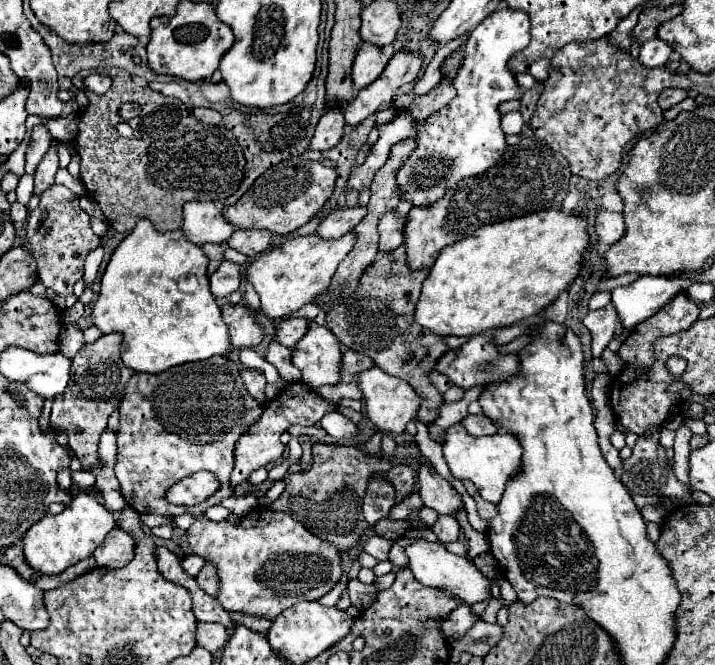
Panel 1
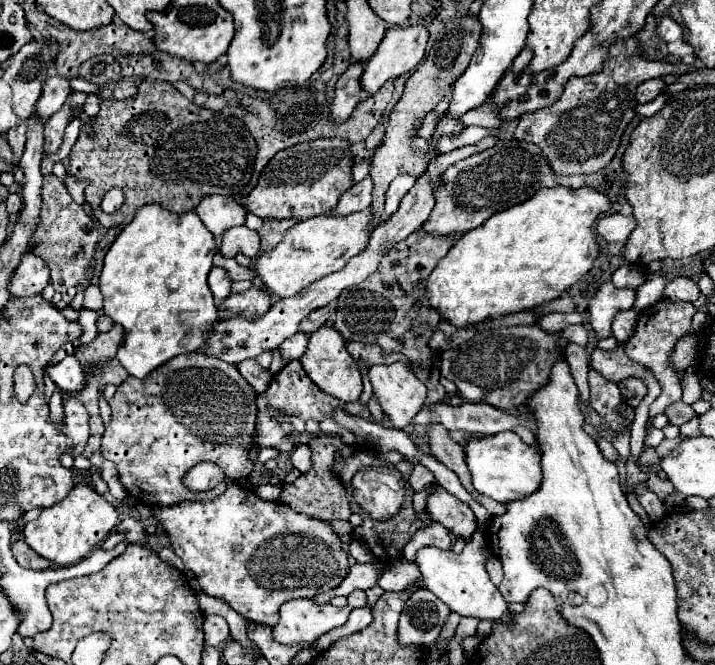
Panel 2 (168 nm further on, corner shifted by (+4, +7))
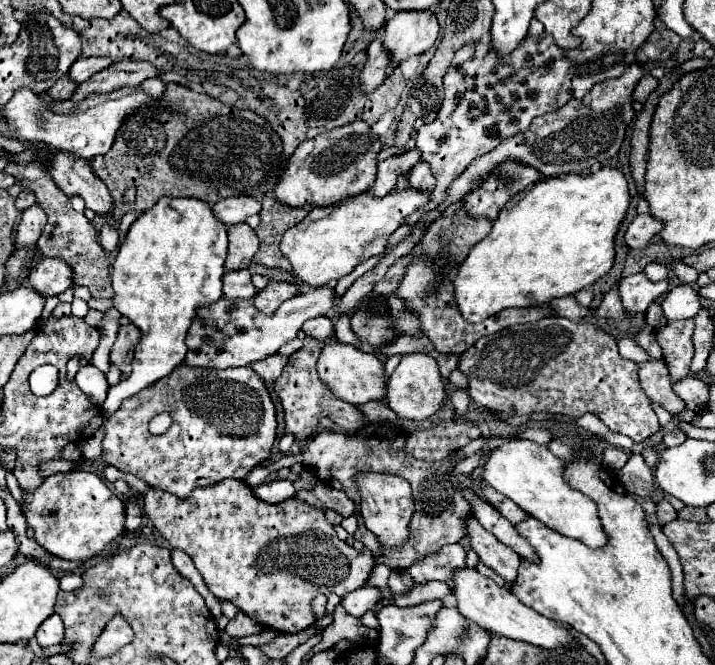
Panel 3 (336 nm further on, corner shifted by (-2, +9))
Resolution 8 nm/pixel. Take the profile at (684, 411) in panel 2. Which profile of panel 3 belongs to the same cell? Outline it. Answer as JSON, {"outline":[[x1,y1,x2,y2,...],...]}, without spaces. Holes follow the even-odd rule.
{"outline":[[663,359,641,363,639,383,641,383,641,389,645,391,645,395,649,397,649,401,661,405,671,415,679,415,687,409,685,401,681,401,681,397,677,397,675,391,671,389,669,369]]}

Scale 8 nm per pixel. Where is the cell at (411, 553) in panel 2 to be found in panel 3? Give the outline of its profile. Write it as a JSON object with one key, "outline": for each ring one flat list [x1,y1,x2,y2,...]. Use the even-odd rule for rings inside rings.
{"outline":[[445,545,445,549,439,549,437,553,427,553,419,563,411,565,407,571,417,581,449,581,451,571,455,567,465,567,465,551,461,545]]}

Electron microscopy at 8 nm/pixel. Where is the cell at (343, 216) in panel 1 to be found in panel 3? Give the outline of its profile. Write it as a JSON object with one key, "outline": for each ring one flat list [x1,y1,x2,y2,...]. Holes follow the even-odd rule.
{"outline":[[413,149,413,151,405,151,403,155,395,155,381,161,377,165,377,179,369,189,369,193,373,197,385,197,387,193,391,193,391,189,397,183,397,175,409,173,409,169,419,161,419,157,421,157,421,151]]}

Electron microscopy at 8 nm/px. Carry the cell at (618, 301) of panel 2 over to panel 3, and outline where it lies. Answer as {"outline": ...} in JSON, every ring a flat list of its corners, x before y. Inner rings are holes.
{"outline":[[645,273,629,275,629,277,621,279,619,285,617,285,617,291,619,291,619,297,623,301,623,307,631,315,645,313,649,303,659,299,659,297,663,297,667,293,667,289,669,289,667,281,653,283,653,281,649,281,645,277]]}

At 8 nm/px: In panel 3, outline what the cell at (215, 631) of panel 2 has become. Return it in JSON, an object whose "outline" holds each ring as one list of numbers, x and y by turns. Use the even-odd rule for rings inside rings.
{"outline":[[237,613,235,619,231,619,225,627,225,633,233,635,233,637,245,637,245,635,253,635,253,633,261,633,263,627,257,625,253,619,249,619,245,613]]}

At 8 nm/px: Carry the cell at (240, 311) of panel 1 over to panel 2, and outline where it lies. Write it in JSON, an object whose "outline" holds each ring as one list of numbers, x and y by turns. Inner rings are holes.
{"outline":[[251,287,249,291,229,295,219,309,219,317,225,319,231,315,263,315,269,311,269,307,271,307,271,295,265,289]]}

